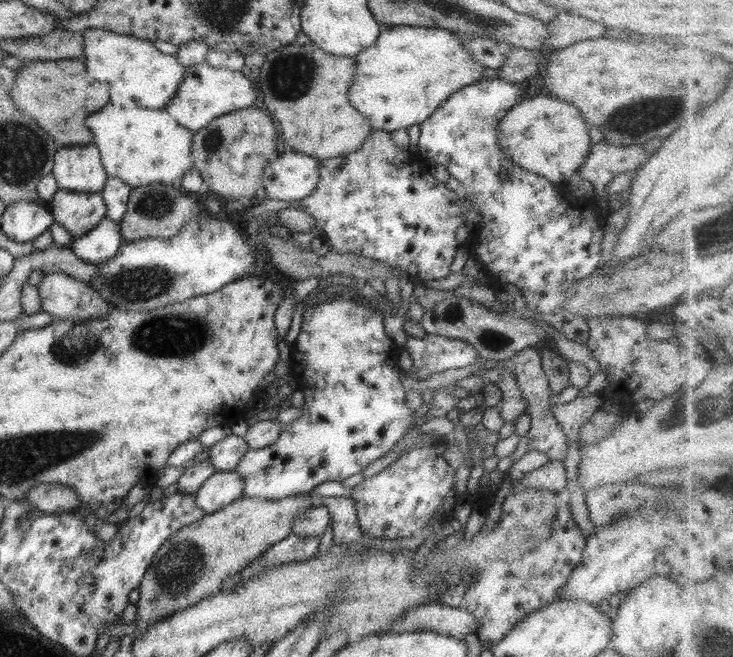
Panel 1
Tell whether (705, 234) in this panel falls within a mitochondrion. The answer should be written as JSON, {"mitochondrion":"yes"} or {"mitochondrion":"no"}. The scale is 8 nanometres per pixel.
{"mitochondrion":"yes"}

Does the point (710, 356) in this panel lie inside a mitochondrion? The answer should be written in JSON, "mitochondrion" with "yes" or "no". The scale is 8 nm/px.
{"mitochondrion":"no"}

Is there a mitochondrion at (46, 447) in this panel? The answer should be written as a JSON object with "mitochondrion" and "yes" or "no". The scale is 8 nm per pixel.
{"mitochondrion":"yes"}

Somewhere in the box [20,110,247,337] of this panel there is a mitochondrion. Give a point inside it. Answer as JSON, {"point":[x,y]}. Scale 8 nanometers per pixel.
{"point":[136,285]}

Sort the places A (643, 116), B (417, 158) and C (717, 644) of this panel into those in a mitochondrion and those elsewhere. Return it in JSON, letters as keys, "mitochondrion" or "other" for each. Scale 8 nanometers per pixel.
{"A":"mitochondrion","B":"other","C":"mitochondrion"}

